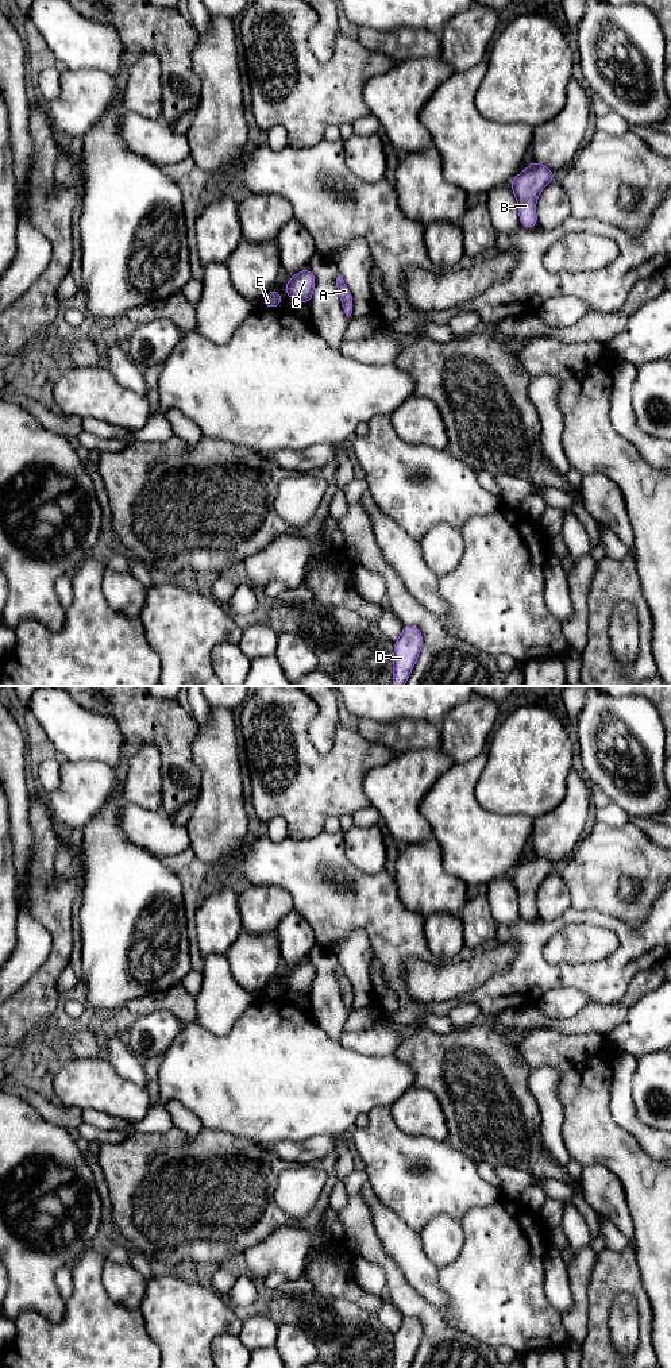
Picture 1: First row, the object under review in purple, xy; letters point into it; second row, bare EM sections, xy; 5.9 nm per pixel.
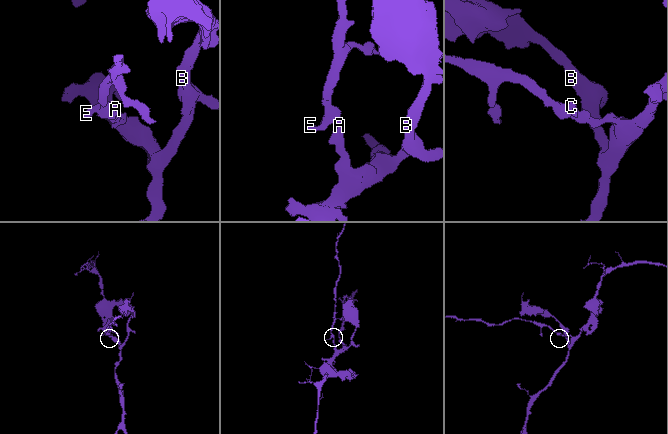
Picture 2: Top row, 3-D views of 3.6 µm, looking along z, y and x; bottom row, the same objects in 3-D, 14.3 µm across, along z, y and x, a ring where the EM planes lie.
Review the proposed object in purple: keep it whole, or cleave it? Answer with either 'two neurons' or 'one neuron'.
one neuron

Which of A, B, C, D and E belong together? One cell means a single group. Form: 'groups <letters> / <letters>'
groups A B C D E

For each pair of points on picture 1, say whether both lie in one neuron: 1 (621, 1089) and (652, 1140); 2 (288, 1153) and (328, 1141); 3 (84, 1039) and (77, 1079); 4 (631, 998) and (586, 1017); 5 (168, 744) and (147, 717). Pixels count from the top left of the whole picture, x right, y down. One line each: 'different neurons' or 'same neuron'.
1: same neuron
2: same neuron
3: different neurons
4: same neuron
5: same neuron

